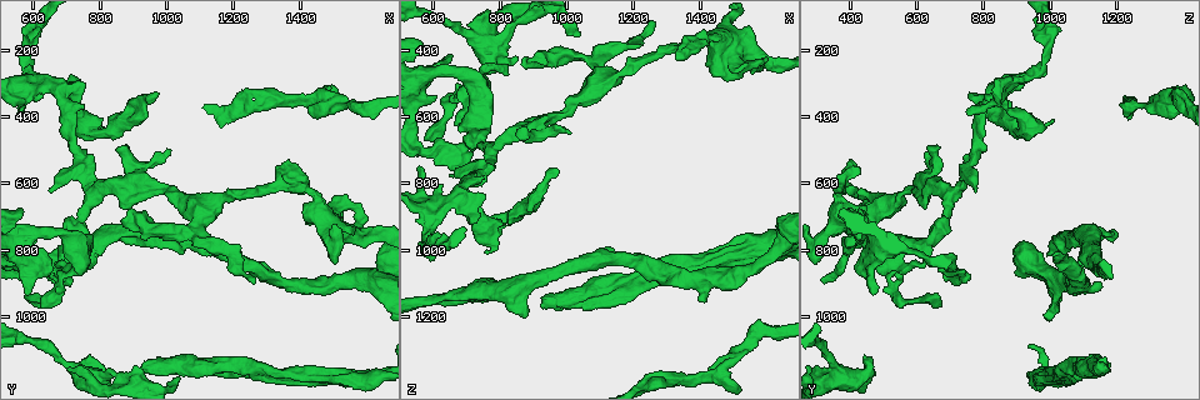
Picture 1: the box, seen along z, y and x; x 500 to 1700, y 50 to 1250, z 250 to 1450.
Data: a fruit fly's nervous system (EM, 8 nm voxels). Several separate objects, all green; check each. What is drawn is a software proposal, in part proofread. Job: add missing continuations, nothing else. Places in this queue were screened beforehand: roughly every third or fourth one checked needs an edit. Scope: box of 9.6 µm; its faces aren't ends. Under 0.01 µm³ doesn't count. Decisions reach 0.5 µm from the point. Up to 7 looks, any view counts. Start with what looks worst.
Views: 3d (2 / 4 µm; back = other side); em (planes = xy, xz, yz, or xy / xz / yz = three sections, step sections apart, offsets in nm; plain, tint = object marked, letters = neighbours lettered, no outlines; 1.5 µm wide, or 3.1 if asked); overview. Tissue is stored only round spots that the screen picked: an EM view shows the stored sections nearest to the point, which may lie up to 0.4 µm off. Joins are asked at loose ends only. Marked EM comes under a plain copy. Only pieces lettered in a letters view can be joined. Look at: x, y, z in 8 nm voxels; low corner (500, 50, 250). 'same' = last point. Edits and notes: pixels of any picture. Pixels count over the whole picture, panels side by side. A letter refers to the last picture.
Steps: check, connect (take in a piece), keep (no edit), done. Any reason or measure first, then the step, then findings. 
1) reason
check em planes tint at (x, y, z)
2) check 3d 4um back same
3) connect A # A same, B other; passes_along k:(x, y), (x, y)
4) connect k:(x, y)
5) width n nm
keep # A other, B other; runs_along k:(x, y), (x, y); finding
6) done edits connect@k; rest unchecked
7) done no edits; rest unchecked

free end
check em xz step 4 letters at (810, 1160, 480)

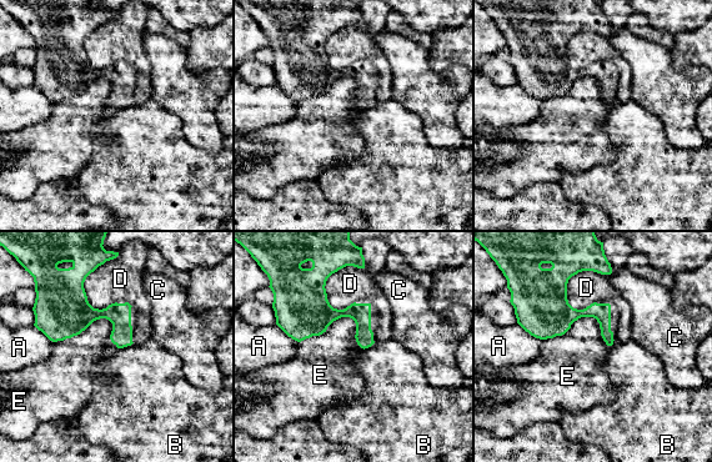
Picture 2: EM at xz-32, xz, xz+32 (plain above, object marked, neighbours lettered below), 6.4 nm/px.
keep # A other, B other, C other, D other, E other; border 2:(133, 342), (119, 348); no lettered piece goes on from it

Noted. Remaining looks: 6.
an open end
check 3d 2um at (750, 420, 1010)

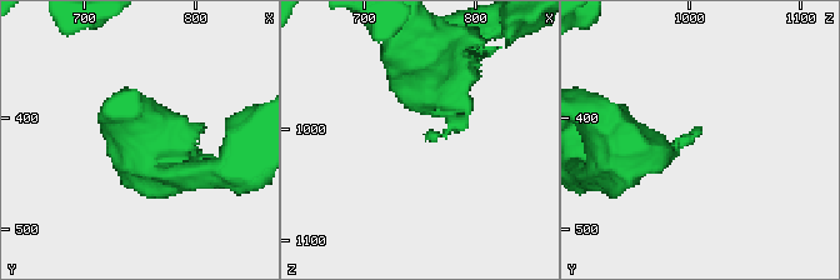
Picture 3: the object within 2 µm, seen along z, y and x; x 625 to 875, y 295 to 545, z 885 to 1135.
check em planes letters at (756, 416, 1008)

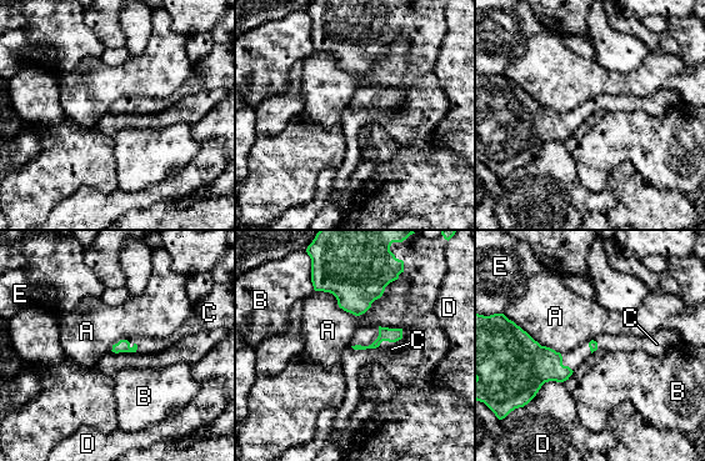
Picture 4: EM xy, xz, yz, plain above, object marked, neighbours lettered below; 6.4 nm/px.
connect C # A other, B other, C same, D other, E other; passes_along 4:(123, 345), (124, 340), (145, 345); the neuron continues

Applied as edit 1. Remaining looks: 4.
see it whole again
check overview

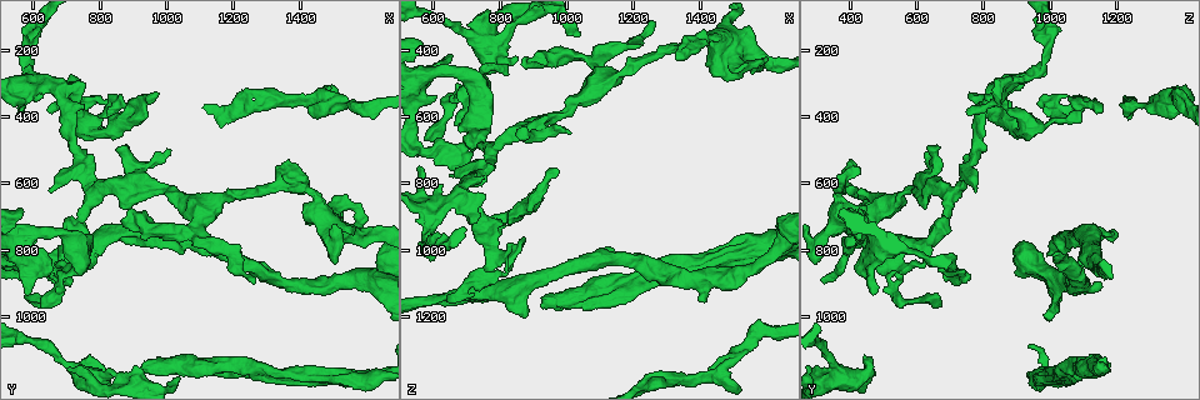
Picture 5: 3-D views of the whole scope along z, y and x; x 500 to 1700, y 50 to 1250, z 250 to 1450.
an open end
check 3d 2um at (1640, 960, 1010)

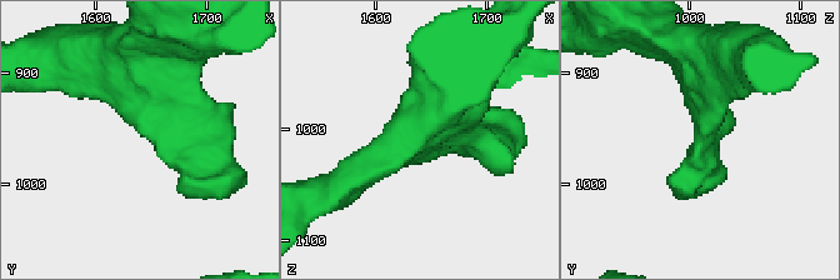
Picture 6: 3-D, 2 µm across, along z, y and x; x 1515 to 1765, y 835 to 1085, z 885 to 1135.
check em planes letters at (1644, 952, 1008)

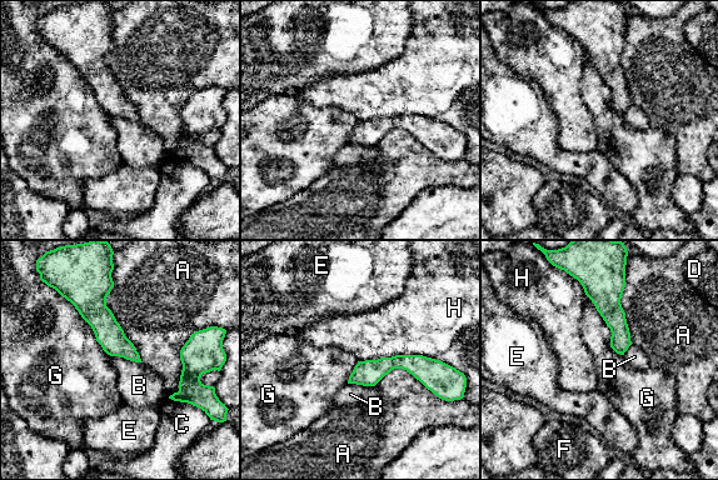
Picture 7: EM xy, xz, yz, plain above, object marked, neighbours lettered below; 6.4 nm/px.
longest_contact H 600 nm
keep # A other, B other, C other, D other, E other, F other, G other, H other; none of them fits

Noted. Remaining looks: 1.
done edits connect@4; rest unchecked

